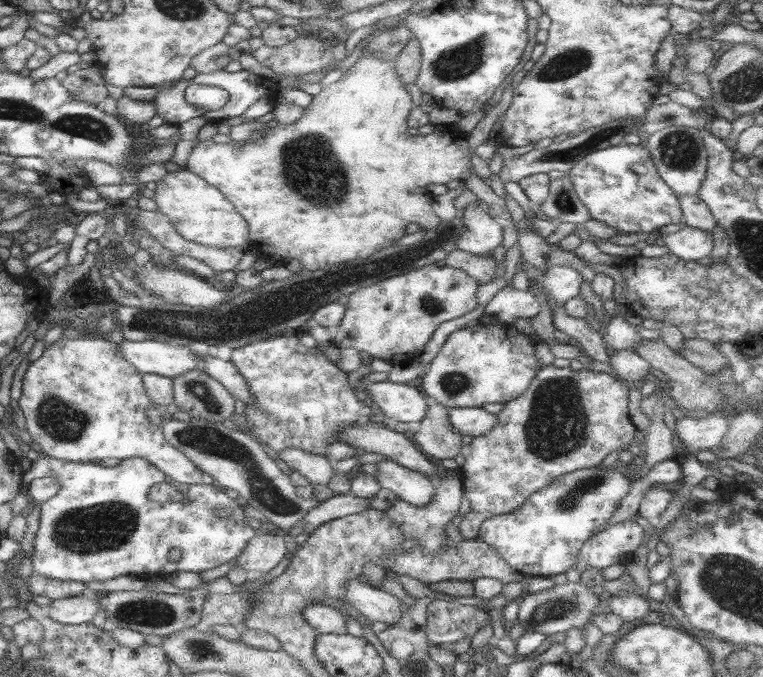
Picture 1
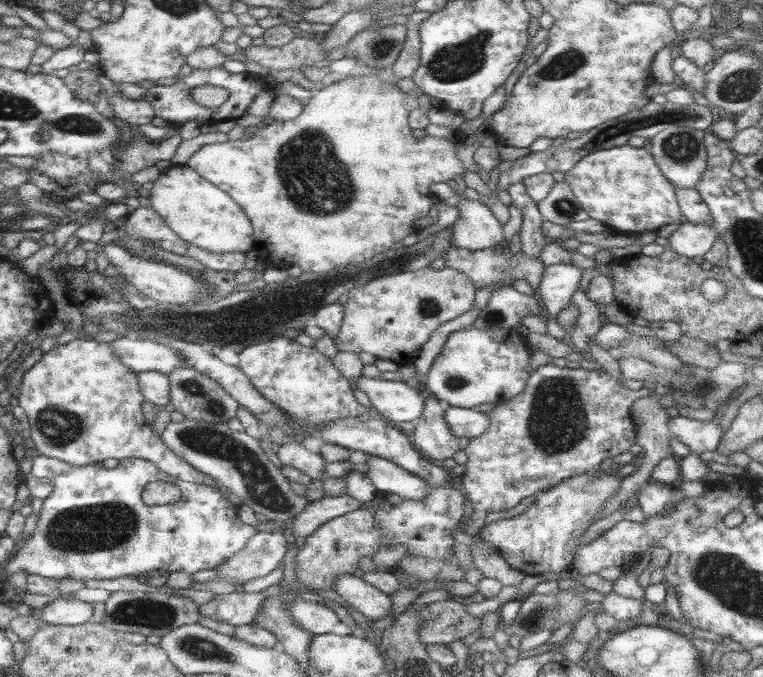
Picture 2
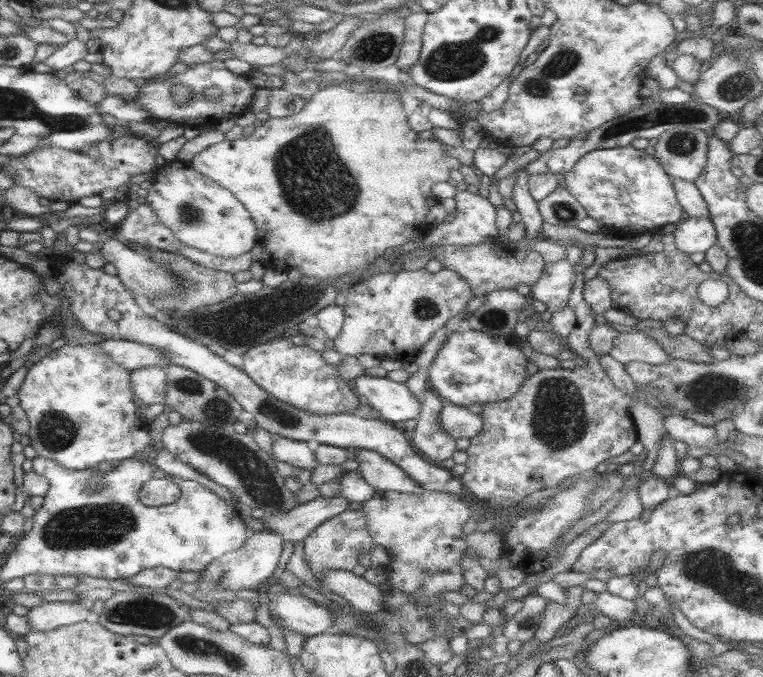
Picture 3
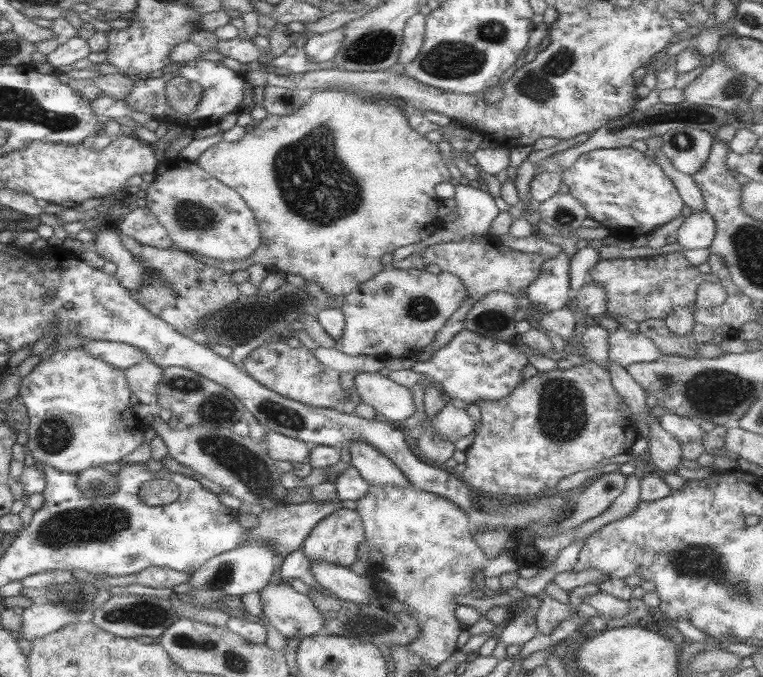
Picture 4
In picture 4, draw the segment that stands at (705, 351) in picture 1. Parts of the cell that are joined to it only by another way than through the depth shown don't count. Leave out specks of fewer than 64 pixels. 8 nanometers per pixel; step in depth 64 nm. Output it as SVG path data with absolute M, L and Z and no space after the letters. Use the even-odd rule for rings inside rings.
M645 320L639 324L639 334L653 340L661 356L683 356L683 358L699 358L695 354L695 342L691 336L679 338L671 334L663 320Z

